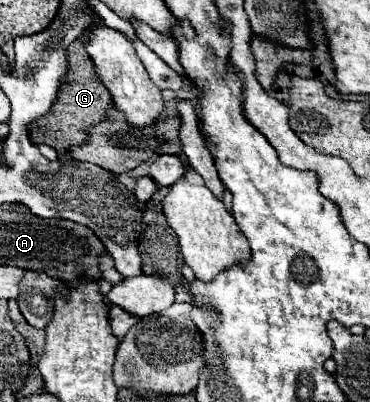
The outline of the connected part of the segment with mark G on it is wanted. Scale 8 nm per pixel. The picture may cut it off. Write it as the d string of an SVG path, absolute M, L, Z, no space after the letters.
M78 38L68 46L68 62L70 62L70 78L66 80L66 86L62 86L54 108L46 112L42 118L32 122L30 134L36 144L48 144L52 146L58 154L66 152L72 146L82 146L88 140L90 128L106 120L106 112L112 106L112 96L108 94L108 88L98 82L98 74L94 72L94 62L86 54L84 48L86 38Z

